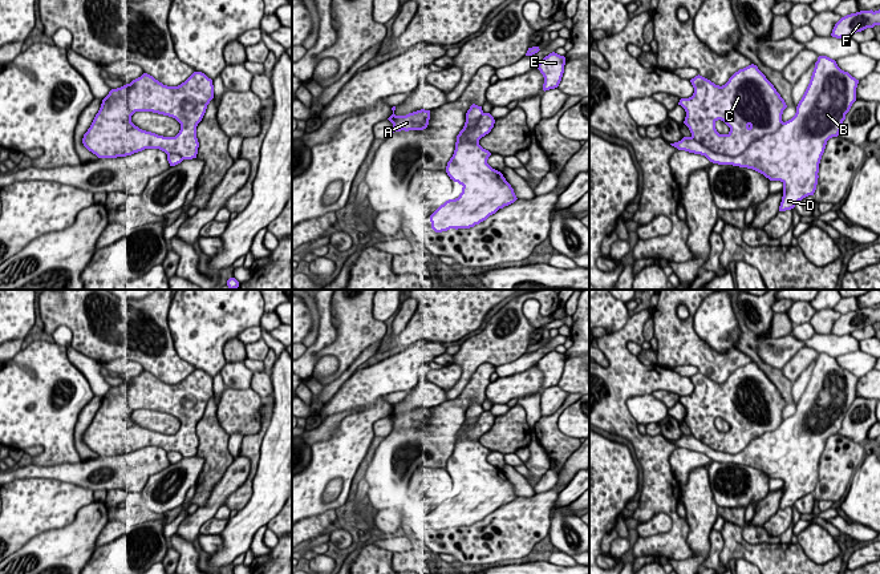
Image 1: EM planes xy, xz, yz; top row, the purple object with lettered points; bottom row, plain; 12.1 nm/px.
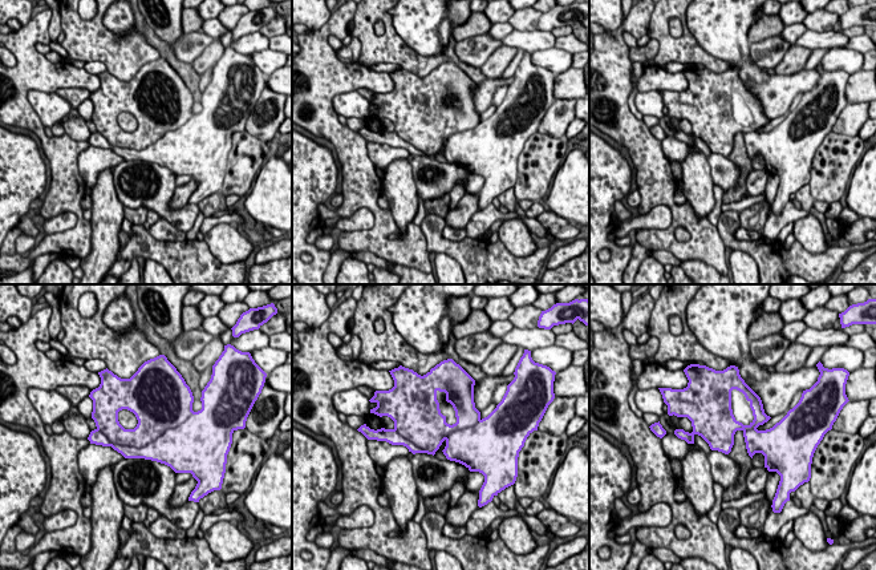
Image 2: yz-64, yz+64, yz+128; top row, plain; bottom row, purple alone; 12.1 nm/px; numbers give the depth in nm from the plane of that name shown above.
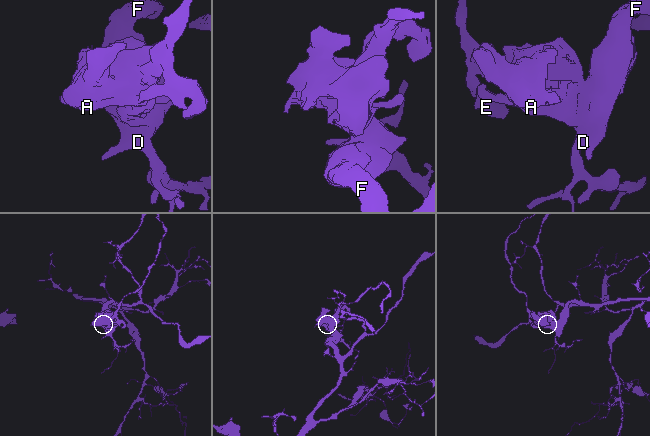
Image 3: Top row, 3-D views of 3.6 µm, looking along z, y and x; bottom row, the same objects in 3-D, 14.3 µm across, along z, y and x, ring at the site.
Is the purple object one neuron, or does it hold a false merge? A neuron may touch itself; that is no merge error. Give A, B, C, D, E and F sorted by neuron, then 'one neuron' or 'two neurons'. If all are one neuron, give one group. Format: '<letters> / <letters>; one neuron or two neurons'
A C E / B D F; two neurons

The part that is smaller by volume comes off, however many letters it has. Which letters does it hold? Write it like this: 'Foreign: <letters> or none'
Foreign: A, C, E

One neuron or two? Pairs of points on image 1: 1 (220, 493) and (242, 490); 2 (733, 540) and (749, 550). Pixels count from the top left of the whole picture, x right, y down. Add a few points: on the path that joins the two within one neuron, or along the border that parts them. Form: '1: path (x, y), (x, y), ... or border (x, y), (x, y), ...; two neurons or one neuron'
1: border (251, 465), (247, 478), (223, 504); two neurons
2: path (737, 544), (745, 550); one neuron

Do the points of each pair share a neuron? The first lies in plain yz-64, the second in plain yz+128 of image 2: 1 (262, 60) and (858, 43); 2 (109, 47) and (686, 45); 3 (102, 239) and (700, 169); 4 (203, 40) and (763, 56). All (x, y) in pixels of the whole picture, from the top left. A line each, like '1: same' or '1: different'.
1: different
2: same
3: same
4: same

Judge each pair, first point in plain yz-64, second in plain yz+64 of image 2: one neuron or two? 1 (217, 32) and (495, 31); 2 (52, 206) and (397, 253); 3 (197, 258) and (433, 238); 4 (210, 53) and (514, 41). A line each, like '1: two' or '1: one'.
1: one
2: one
3: one
4: two

